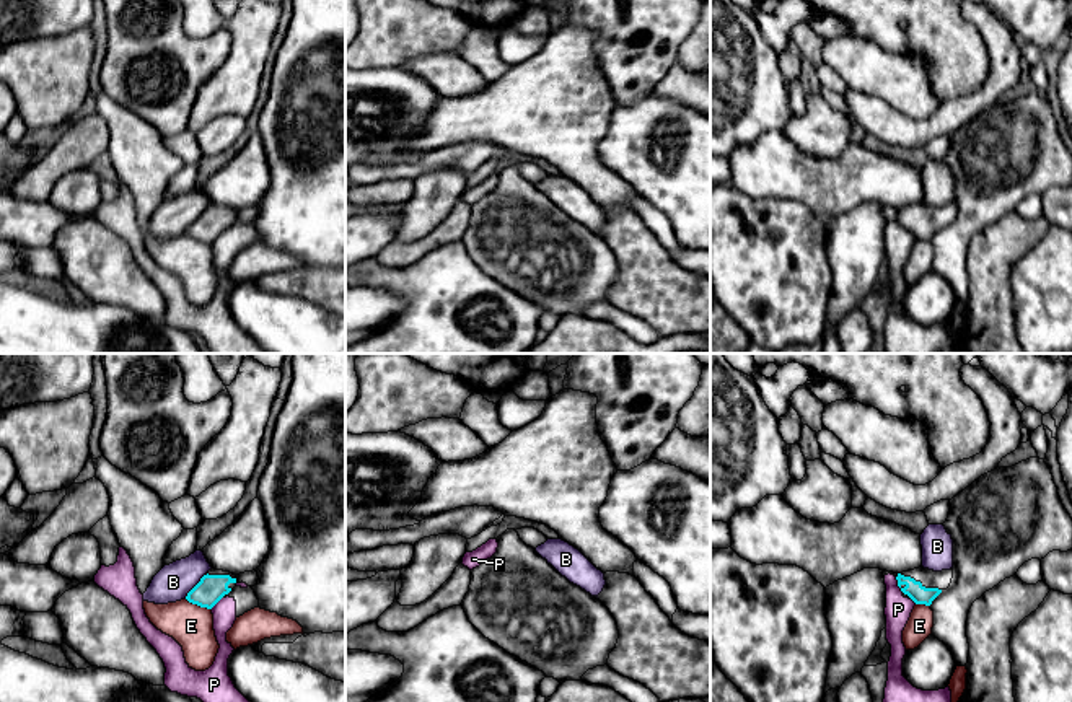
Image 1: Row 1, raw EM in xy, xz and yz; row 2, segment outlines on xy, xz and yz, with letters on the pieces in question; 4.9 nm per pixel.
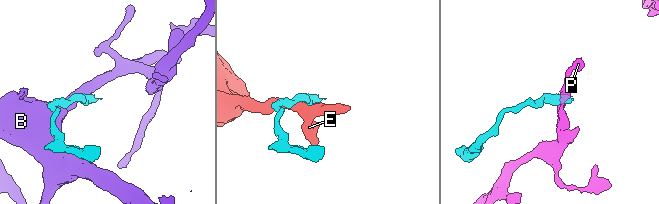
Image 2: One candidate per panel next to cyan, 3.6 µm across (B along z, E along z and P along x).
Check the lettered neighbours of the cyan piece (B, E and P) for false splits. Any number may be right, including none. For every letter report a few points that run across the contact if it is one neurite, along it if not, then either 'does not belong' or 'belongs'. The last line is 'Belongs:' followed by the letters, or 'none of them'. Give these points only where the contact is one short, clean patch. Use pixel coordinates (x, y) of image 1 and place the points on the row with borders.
B: does not belong
E: line xy (186, 598), (210, 609); does not belong
P: line yz (895, 577), (903, 592); does not belong
Belongs: none of them

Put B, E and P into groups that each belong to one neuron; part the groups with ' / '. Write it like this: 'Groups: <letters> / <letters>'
Groups: B / E / P

